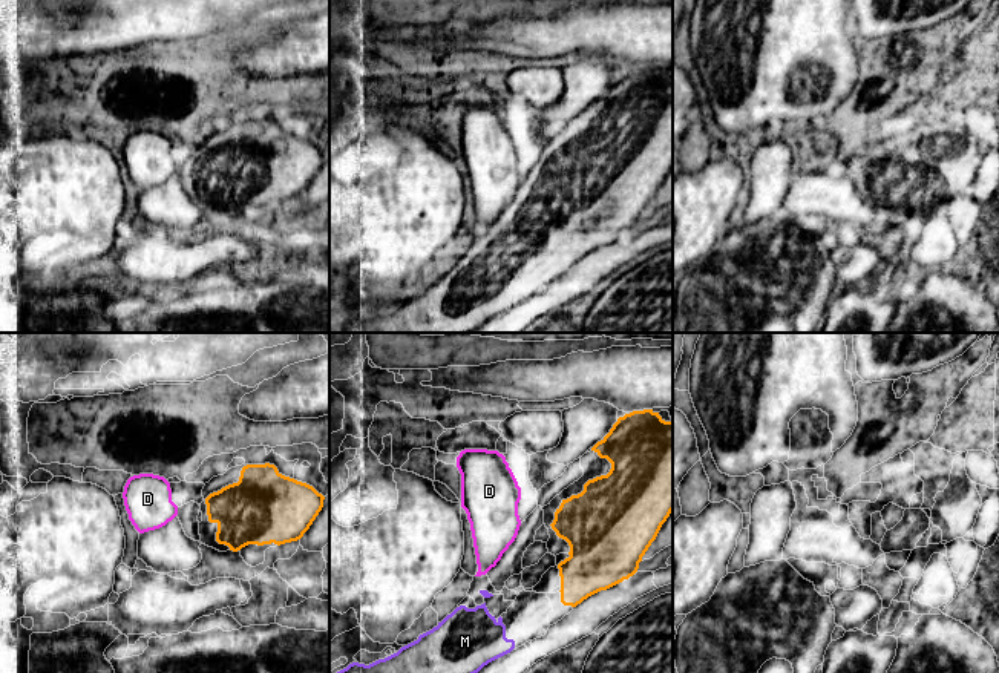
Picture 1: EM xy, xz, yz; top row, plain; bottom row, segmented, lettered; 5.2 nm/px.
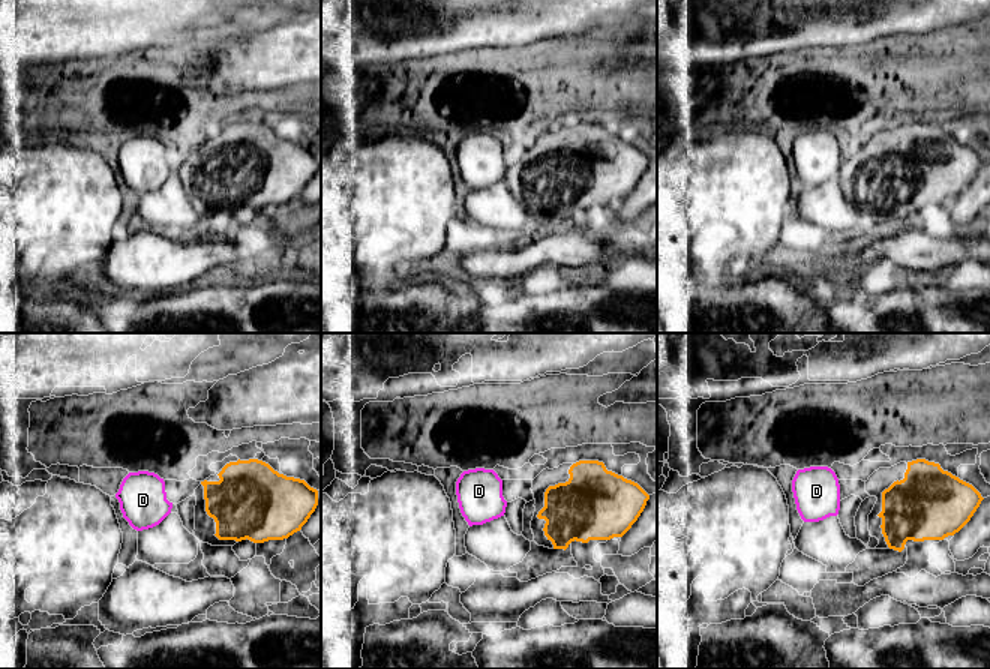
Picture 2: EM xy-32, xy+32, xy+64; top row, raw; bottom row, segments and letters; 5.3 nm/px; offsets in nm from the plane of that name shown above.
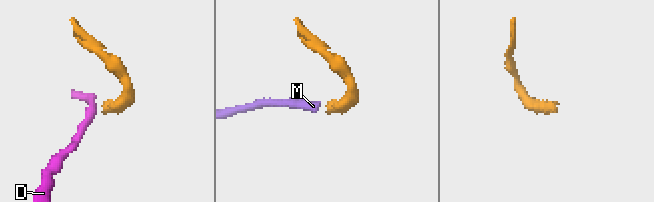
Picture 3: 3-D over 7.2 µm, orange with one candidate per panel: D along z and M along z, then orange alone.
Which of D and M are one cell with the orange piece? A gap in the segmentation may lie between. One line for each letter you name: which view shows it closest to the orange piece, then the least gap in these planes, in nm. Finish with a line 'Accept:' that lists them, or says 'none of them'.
M: view xz; gap 320 nm
Accept: M

